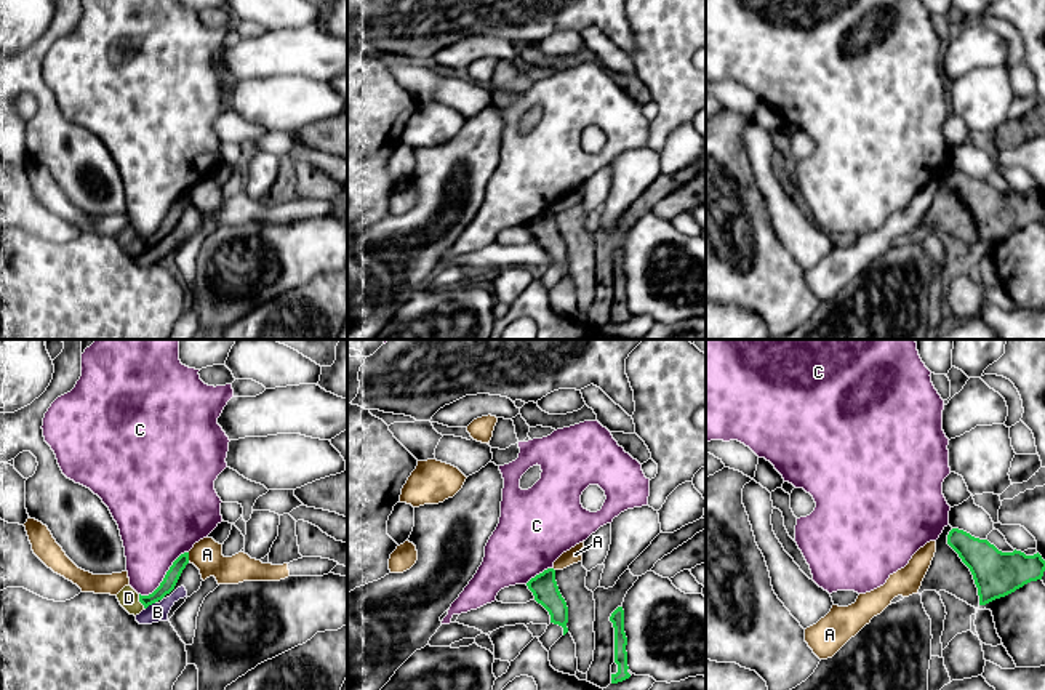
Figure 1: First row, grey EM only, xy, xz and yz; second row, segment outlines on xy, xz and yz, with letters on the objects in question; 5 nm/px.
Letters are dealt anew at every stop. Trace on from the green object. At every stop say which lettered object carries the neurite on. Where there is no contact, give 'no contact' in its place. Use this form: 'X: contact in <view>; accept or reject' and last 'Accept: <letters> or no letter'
A: contact in xy; reject
B: contact in xy; reject
C: contact in xy; reject
D: contact in xy; accept
Accept: D

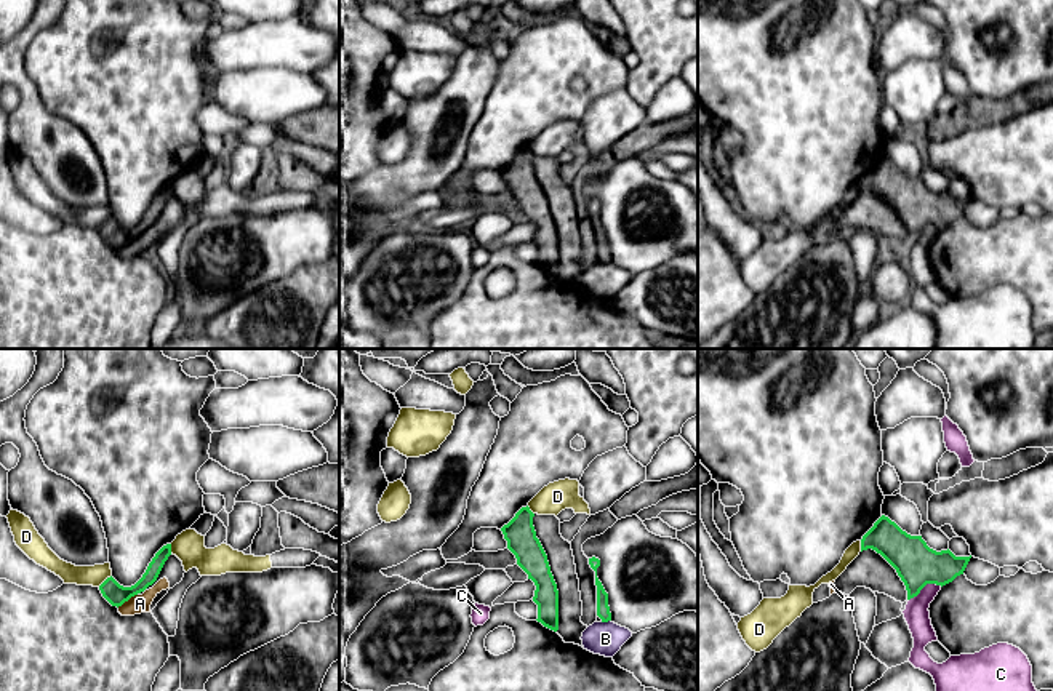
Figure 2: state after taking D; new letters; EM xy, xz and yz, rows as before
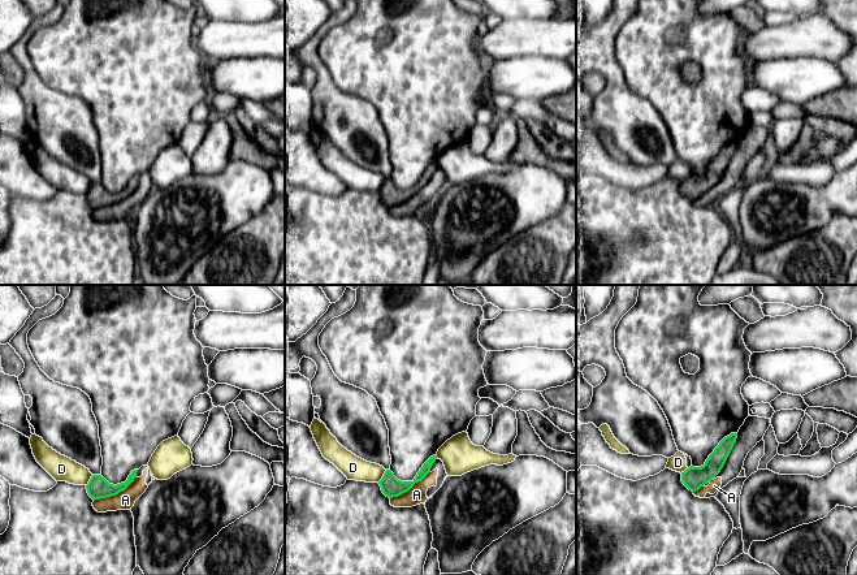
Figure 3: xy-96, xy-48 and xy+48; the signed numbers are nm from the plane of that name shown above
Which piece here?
A: contact in xy; reject
B: contact in xz; reject
C: contact in yz; reject
D: contact in xy; reject
Accept: no letter

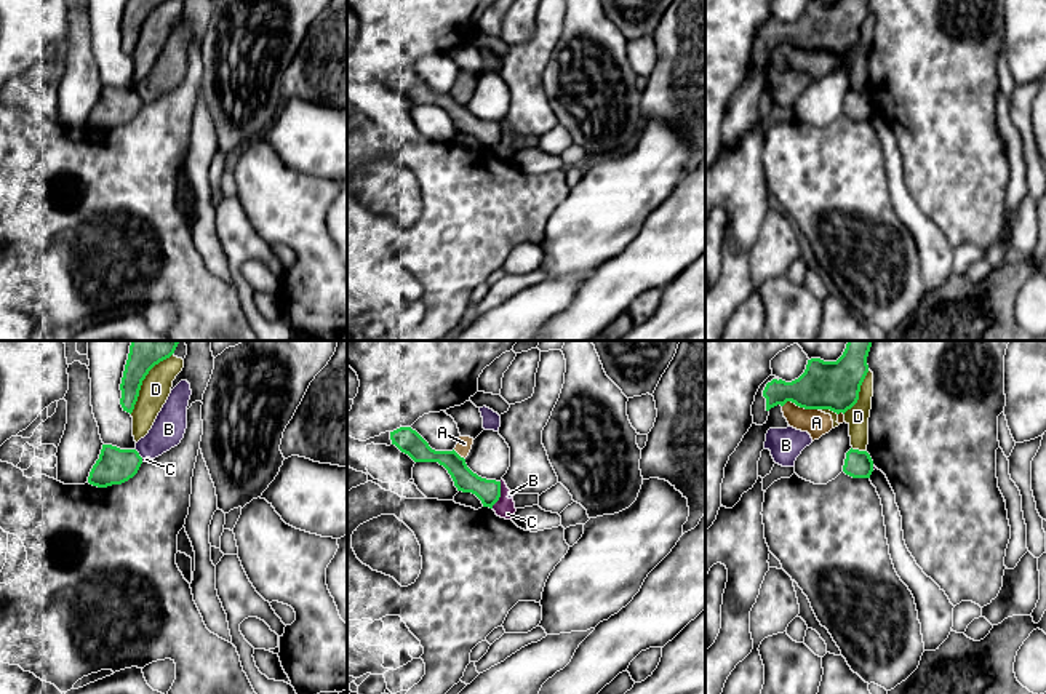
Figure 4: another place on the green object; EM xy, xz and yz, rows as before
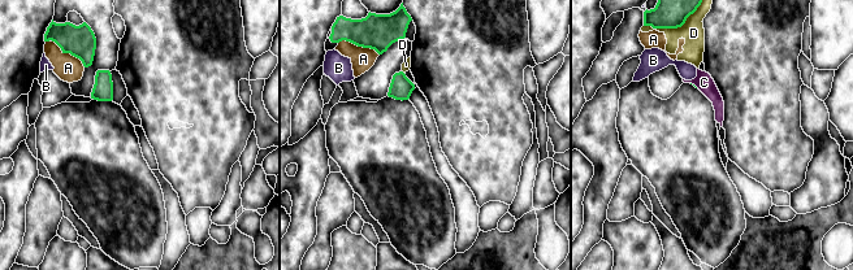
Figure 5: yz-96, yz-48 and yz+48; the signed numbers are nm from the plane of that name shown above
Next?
A: contact in yz; reject
B: contact in xy; reject
C: contact in xz; reject
D: contact in xy; reject
Accept: no letter

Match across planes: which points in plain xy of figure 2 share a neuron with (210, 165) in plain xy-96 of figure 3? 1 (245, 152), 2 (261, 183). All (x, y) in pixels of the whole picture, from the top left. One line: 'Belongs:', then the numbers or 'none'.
Belongs: 1

